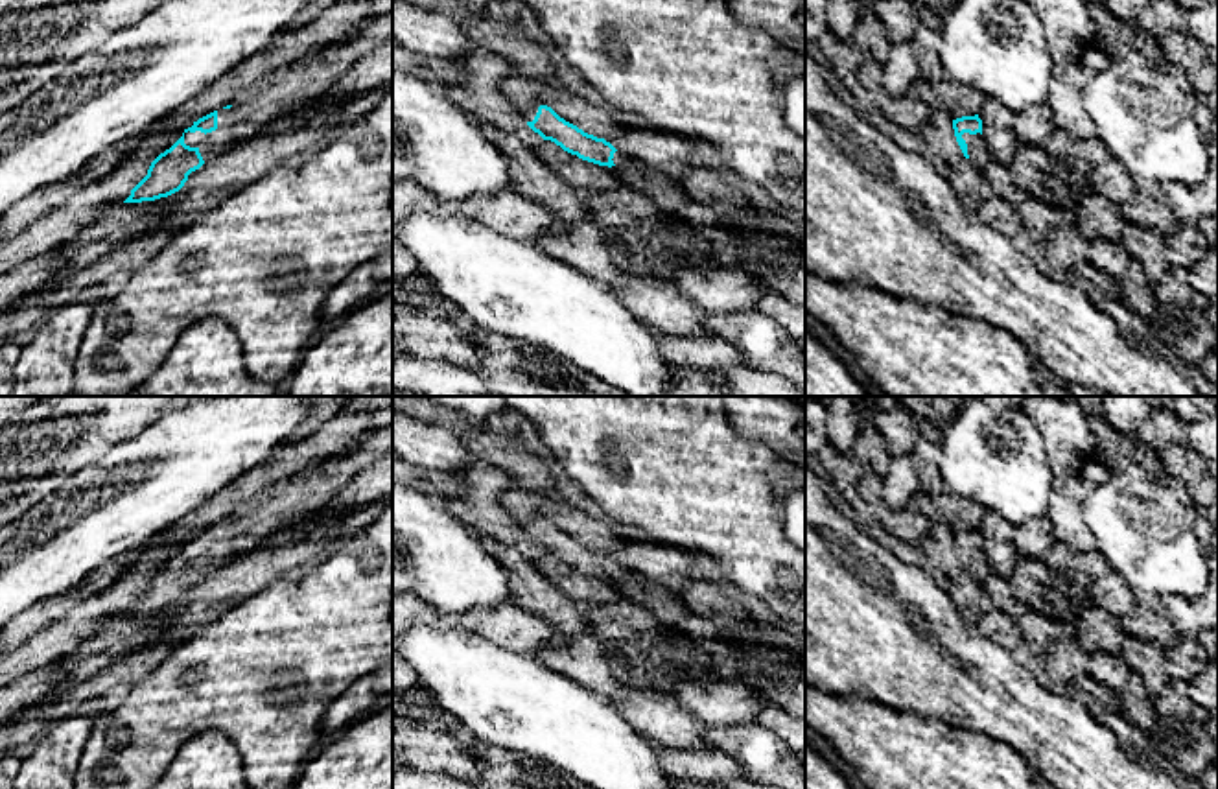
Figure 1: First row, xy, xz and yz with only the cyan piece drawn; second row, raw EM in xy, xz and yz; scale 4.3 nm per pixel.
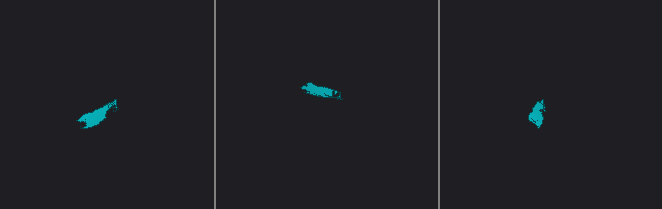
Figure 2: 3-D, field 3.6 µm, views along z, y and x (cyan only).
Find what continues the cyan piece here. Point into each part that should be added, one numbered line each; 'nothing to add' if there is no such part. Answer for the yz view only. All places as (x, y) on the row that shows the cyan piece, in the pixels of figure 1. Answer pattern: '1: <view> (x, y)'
1: yz (977, 152)

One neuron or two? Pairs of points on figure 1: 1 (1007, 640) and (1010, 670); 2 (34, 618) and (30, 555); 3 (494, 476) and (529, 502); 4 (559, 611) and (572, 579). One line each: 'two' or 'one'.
1: two
2: two
3: two
4: two

